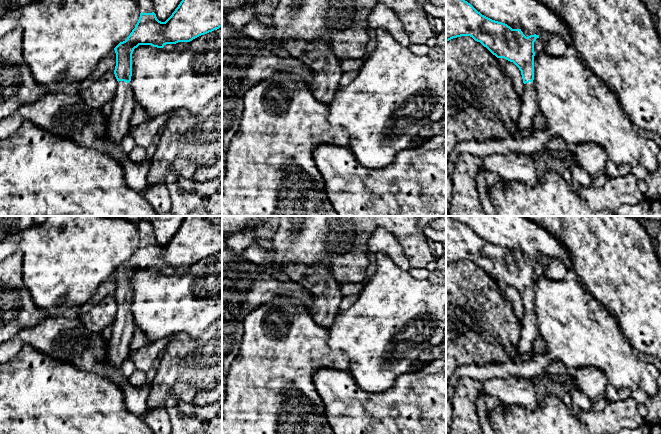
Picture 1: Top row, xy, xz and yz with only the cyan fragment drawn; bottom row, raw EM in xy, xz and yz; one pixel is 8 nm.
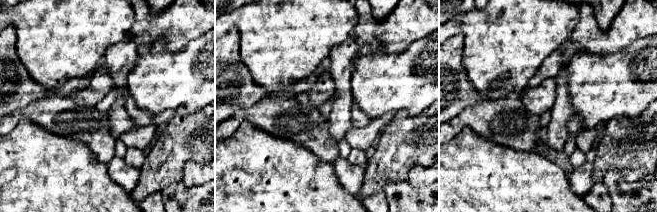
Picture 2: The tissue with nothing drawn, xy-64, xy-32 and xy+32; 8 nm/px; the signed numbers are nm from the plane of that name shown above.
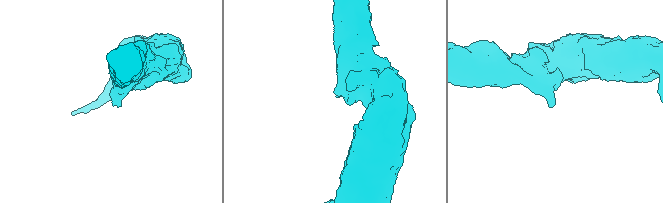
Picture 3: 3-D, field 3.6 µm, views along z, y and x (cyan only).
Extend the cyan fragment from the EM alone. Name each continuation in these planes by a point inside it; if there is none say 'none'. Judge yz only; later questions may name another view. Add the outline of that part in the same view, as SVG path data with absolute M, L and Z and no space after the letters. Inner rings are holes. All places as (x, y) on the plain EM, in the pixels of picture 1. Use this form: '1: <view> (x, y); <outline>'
1: yz (529, 332); M533 306L526 307L524 310L524 319L521 323L520 339L518 342L519 354L536 353L533 351L533 343L541 337L536 323L536 315Z

